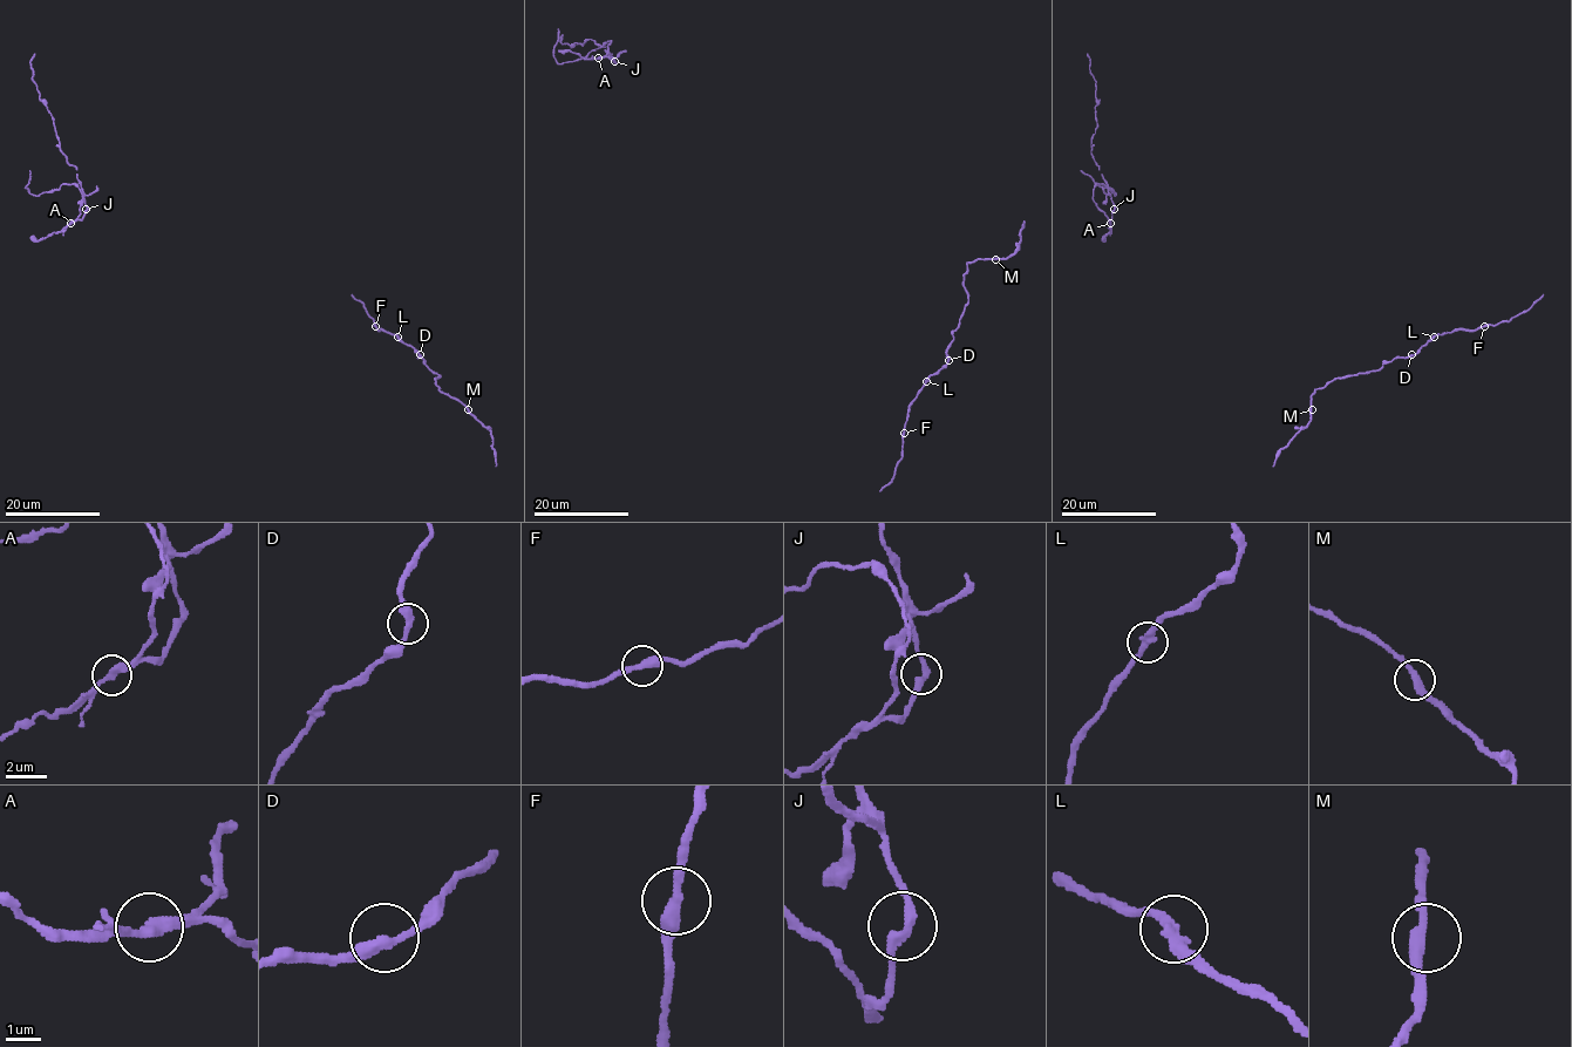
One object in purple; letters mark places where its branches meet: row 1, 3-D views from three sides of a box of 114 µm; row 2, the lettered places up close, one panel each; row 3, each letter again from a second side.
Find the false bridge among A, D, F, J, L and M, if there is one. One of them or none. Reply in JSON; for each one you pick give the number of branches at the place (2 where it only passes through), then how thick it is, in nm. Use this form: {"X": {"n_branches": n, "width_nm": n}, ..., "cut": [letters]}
{"A": {"n_branches": 2, "width_nm": 340}, "cut": ["A"]}

